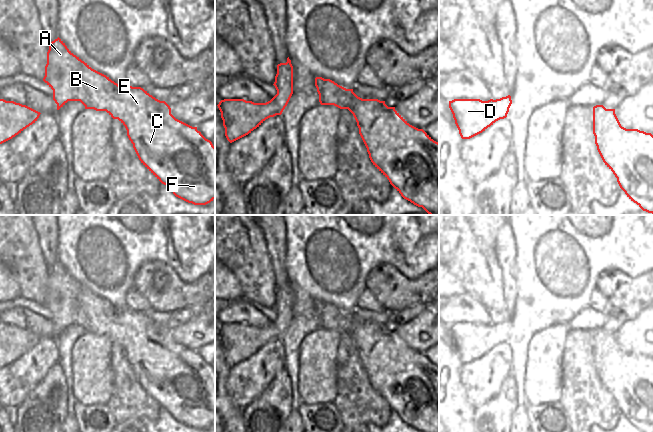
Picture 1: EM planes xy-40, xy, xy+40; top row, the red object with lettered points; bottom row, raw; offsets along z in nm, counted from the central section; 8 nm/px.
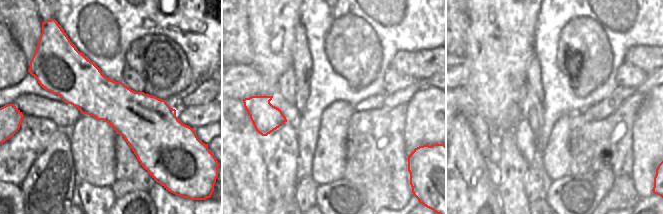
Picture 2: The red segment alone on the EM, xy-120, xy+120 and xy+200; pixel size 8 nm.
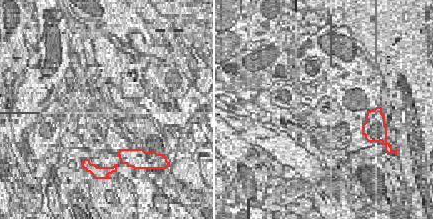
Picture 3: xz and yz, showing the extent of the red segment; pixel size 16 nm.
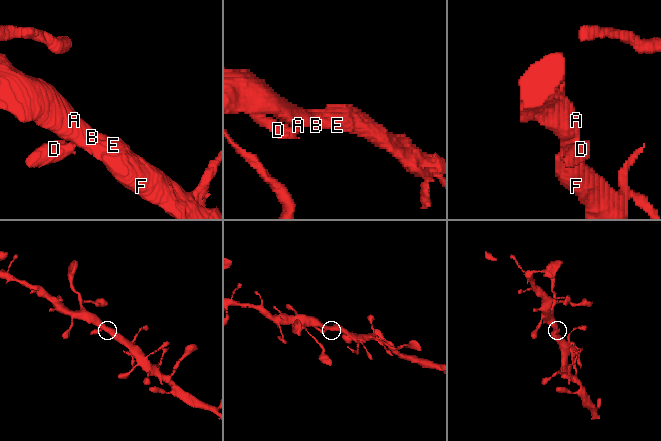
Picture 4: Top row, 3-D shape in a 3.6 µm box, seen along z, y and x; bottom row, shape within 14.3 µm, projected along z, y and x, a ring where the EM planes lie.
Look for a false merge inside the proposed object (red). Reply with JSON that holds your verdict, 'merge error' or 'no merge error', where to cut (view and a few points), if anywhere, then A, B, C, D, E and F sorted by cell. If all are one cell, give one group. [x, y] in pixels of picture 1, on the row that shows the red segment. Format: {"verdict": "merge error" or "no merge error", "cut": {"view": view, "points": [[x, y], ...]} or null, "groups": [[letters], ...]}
{"verdict": "no merge error", "cut": null, "groups": [["A", "B", "C", "D", "E", "F"]]}

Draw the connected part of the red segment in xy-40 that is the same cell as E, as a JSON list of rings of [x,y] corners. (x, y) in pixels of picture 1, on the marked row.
[[[58,37],[49,43],[43,81],[53,90],[57,110],[68,101],[80,101],[85,109],[106,111],[126,128],[141,163],[173,194],[194,205],[215,199],[215,147],[197,127],[171,114],[171,108],[141,87],[118,85],[74,55]]]

